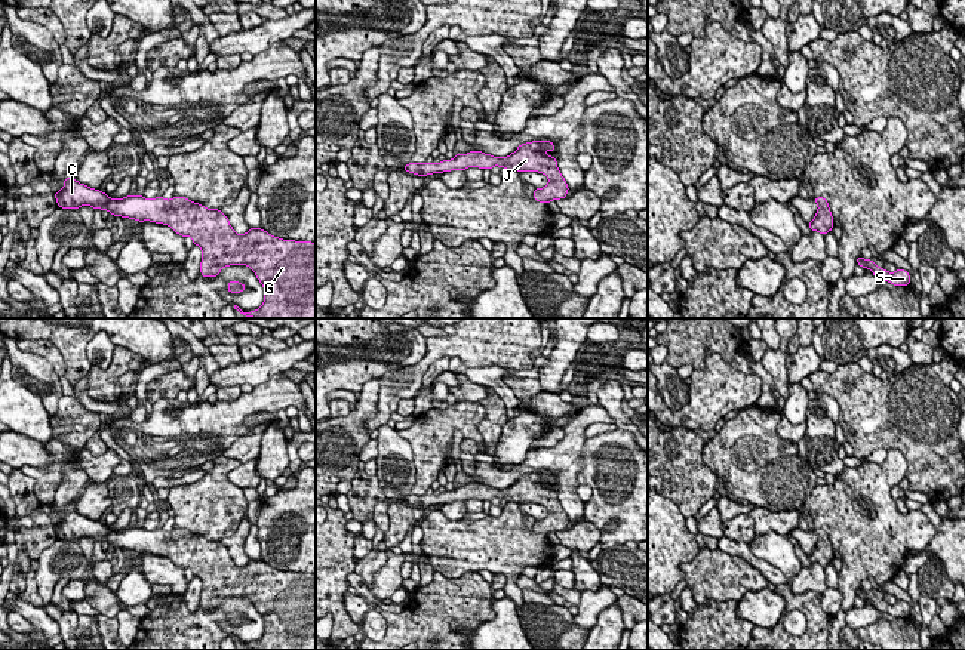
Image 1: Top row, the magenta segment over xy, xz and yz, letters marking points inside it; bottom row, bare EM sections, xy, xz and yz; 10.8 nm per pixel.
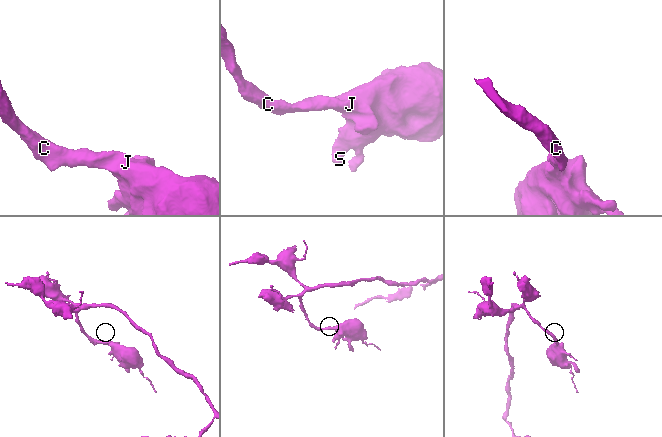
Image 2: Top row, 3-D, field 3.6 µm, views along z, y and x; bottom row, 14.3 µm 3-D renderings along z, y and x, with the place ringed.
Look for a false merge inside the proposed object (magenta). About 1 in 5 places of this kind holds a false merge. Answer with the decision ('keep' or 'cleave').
keep

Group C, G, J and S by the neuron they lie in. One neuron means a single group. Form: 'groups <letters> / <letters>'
groups C G J S

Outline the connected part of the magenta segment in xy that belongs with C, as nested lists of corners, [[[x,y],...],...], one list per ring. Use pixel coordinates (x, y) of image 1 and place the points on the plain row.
[[[73,508],[64,511],[55,530],[62,540],[92,537],[113,548],[170,558],[202,580],[200,606],[205,610],[215,610],[224,598],[248,597],[264,619],[264,634],[251,644],[234,637],[245,649],[316,650],[316,574],[283,572],[262,560],[249,560],[240,567],[219,540],[206,540],[185,529],[110,530]]]

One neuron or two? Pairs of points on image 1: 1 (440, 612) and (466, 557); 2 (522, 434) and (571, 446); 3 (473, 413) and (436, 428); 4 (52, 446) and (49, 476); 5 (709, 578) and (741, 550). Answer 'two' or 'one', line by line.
1: two
2: two
3: one
4: one
5: two

